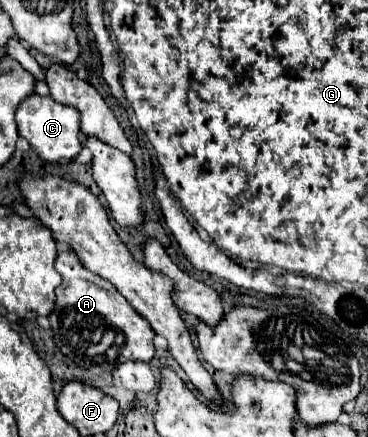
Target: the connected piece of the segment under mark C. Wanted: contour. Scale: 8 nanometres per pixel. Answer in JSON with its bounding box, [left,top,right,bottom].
[16,94,82,162]

